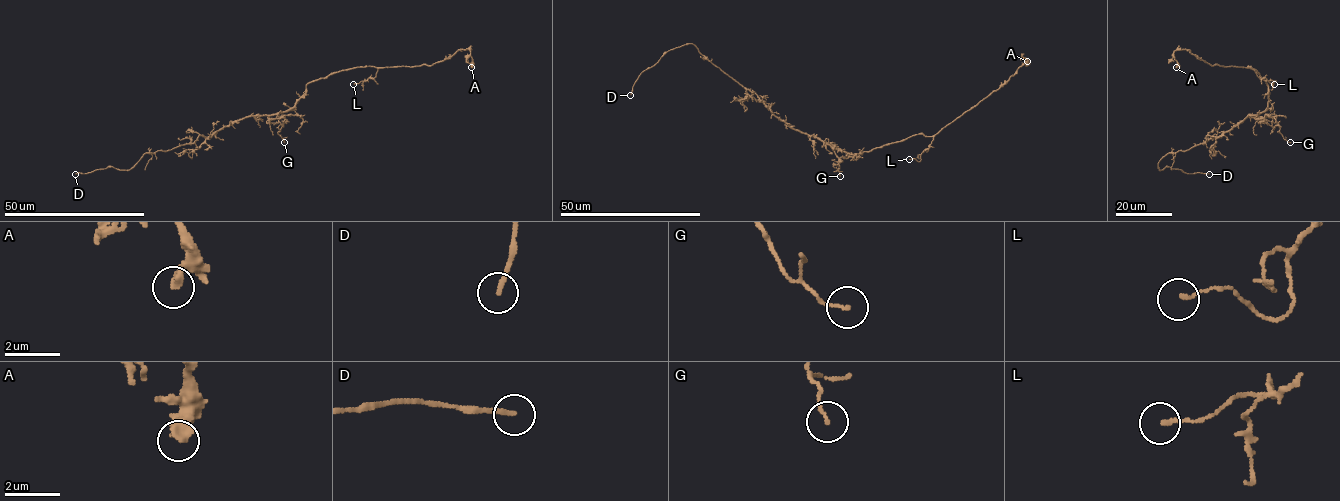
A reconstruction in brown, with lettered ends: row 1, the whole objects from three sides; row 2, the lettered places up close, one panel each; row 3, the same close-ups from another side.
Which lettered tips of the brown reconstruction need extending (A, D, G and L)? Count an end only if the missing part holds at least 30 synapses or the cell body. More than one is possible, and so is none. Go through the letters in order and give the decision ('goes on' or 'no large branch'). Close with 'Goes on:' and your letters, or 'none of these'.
A: no large branch
D: goes on
G: no large branch
L: no large branch
Goes on: D

